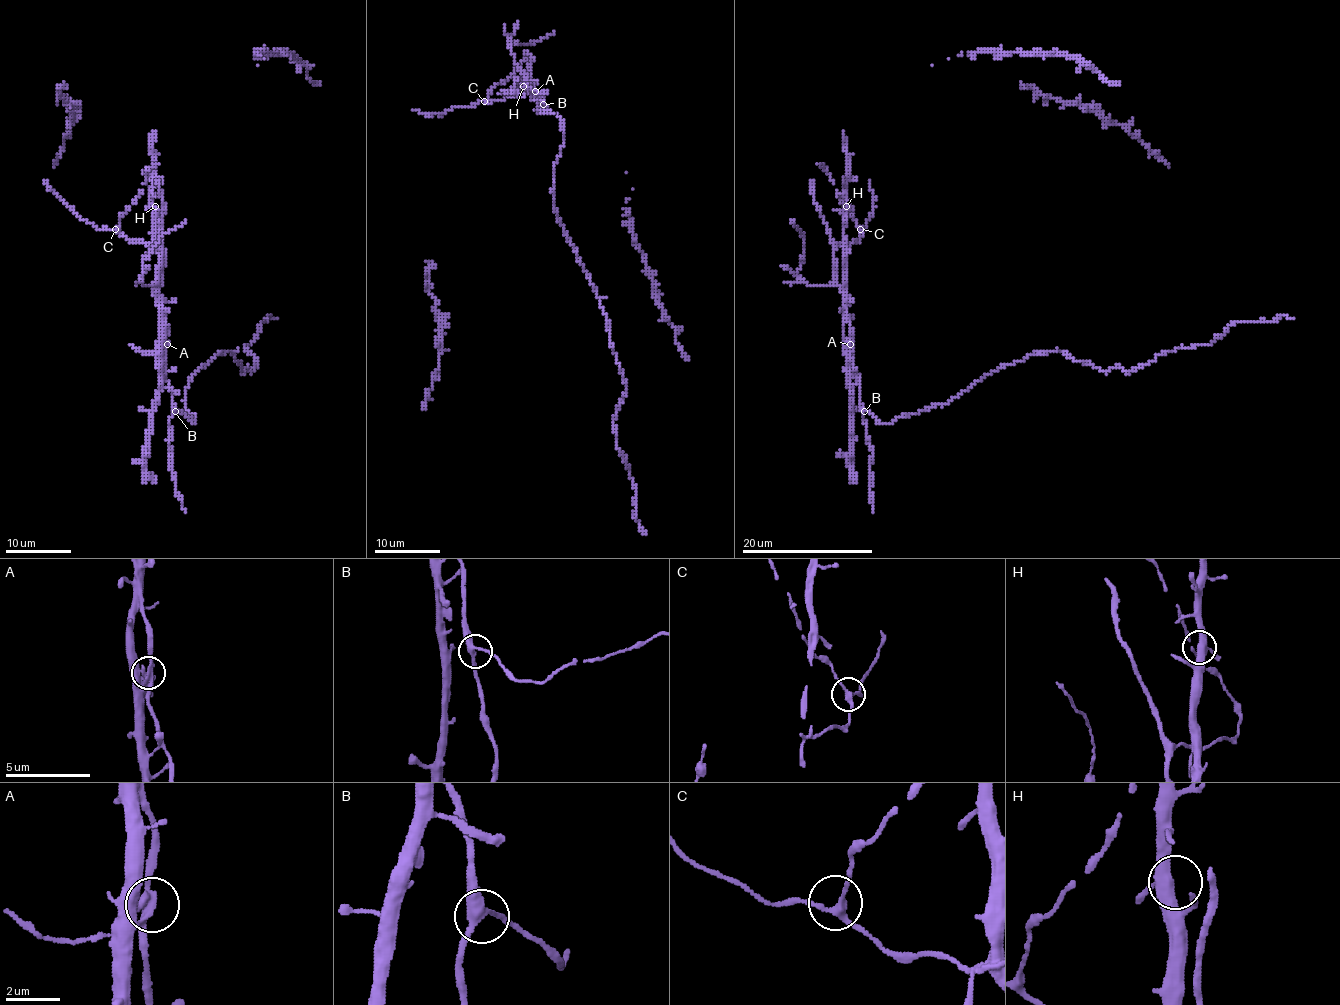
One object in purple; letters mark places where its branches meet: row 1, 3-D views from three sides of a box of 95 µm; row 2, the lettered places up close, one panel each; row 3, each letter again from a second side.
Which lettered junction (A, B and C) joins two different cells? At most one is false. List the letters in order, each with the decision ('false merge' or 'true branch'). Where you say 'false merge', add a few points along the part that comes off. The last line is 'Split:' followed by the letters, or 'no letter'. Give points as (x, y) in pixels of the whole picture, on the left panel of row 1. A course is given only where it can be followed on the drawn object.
A: false merge; foreign part runs (166, 344), (161, 336), (161, 252), (157, 242), (157, 212), (153, 204), (153, 138), (157, 130)
B: true branch
C: true branch
Split: A

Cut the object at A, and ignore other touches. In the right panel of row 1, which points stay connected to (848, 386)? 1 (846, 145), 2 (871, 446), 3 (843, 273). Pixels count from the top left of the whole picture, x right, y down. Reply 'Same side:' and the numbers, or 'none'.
Same side: 1, 3

